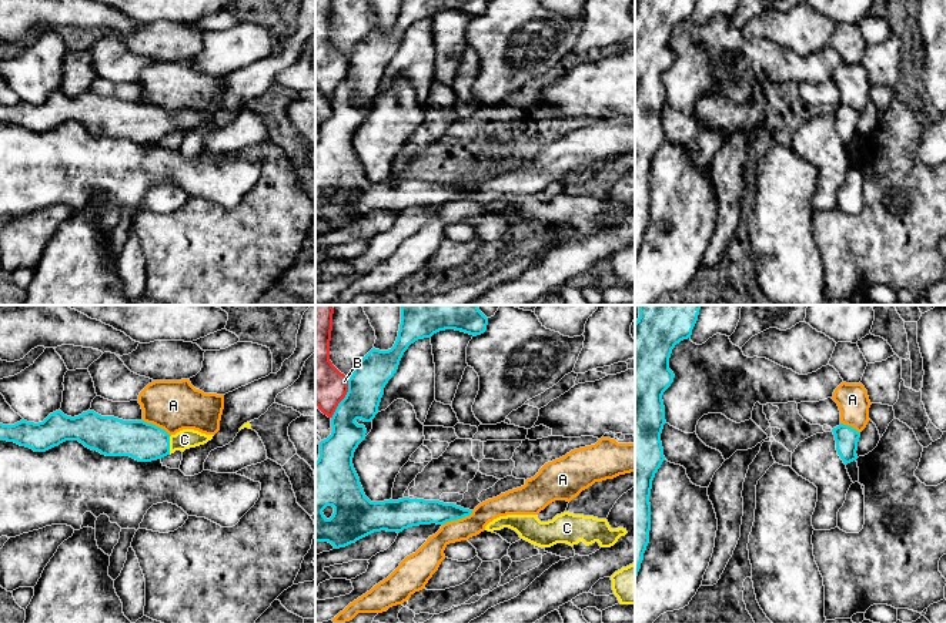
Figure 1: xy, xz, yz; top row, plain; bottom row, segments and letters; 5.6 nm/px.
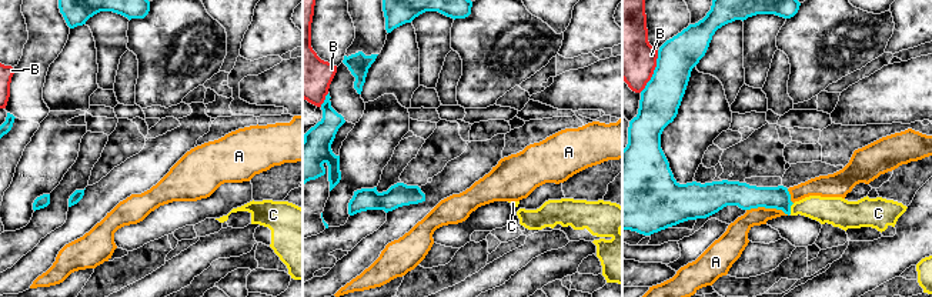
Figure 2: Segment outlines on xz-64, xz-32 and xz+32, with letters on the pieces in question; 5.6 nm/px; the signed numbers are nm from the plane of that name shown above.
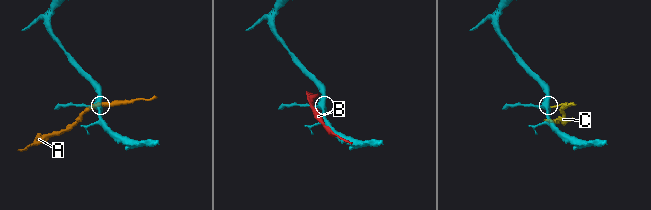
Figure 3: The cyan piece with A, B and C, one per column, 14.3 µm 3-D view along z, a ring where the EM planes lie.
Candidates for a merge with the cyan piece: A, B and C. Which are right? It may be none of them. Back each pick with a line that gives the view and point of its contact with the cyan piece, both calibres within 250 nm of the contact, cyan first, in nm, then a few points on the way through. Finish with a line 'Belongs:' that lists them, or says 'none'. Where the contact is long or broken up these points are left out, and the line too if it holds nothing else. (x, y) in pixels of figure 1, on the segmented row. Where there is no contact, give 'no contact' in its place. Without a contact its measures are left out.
C: contact xy (169, 445); calibres 220 and 110 nm
Belongs: C

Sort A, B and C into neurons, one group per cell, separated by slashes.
A / B / C

